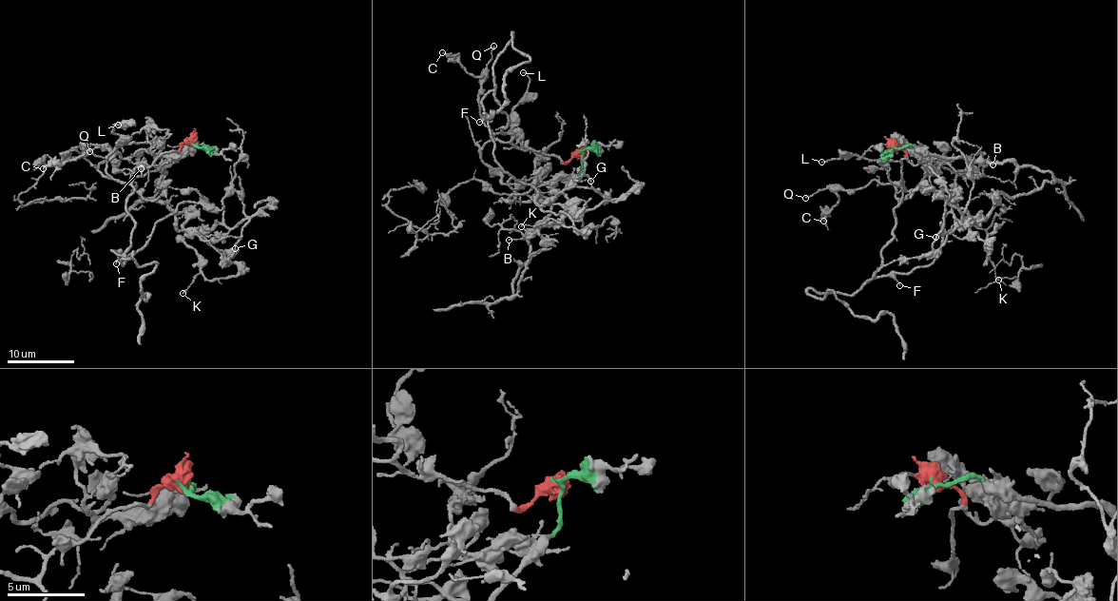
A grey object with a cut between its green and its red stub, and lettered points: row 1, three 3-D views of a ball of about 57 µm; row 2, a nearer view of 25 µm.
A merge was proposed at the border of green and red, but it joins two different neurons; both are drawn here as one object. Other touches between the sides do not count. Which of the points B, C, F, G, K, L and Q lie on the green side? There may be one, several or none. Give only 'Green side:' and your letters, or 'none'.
Green side: B

